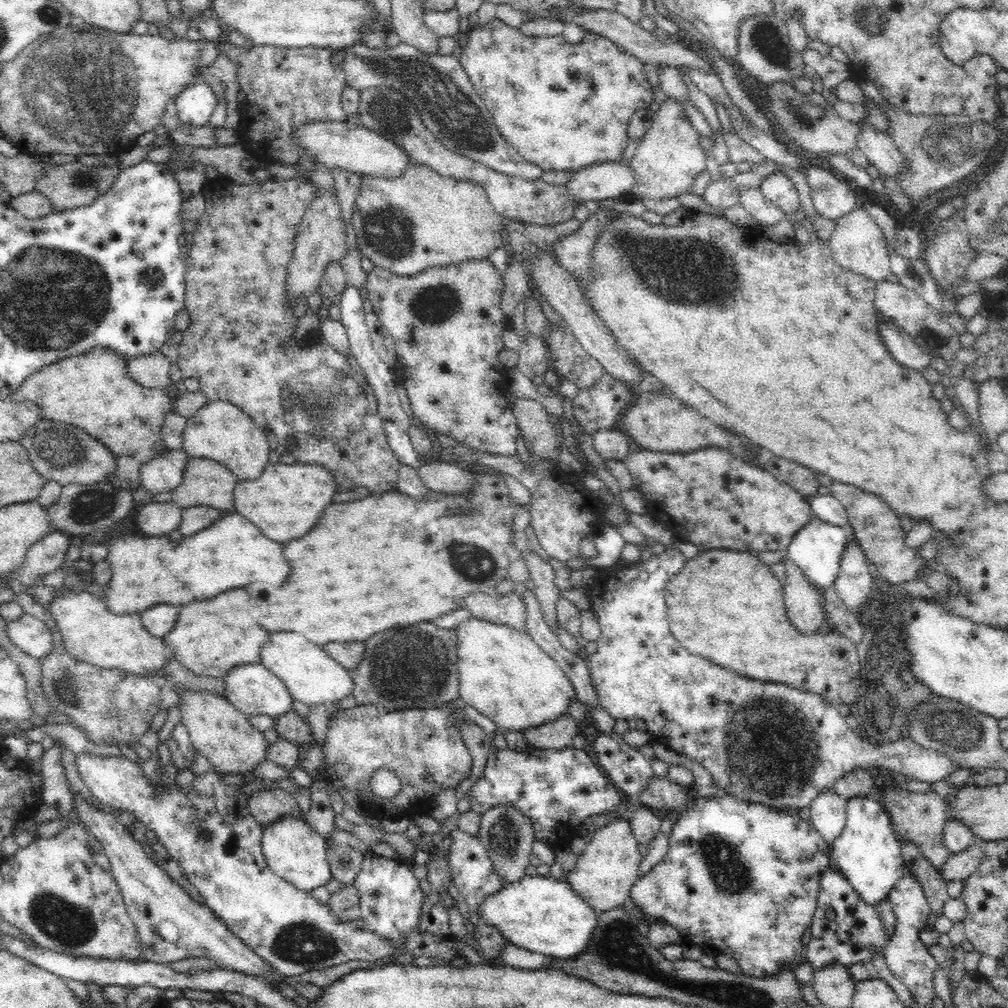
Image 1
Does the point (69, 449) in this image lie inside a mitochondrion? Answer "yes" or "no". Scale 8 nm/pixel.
yes

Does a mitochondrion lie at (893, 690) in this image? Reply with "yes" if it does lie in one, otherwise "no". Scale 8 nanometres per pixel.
yes

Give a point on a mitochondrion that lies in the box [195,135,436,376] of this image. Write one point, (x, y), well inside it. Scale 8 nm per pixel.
(387, 232)

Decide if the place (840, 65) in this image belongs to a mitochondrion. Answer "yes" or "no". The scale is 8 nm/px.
no

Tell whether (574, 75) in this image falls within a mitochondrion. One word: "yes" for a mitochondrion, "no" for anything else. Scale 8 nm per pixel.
no

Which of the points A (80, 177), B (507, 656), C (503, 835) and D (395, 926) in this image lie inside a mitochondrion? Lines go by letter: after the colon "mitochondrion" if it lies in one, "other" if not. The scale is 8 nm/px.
A: mitochondrion
B: other
C: mitochondrion
D: other

